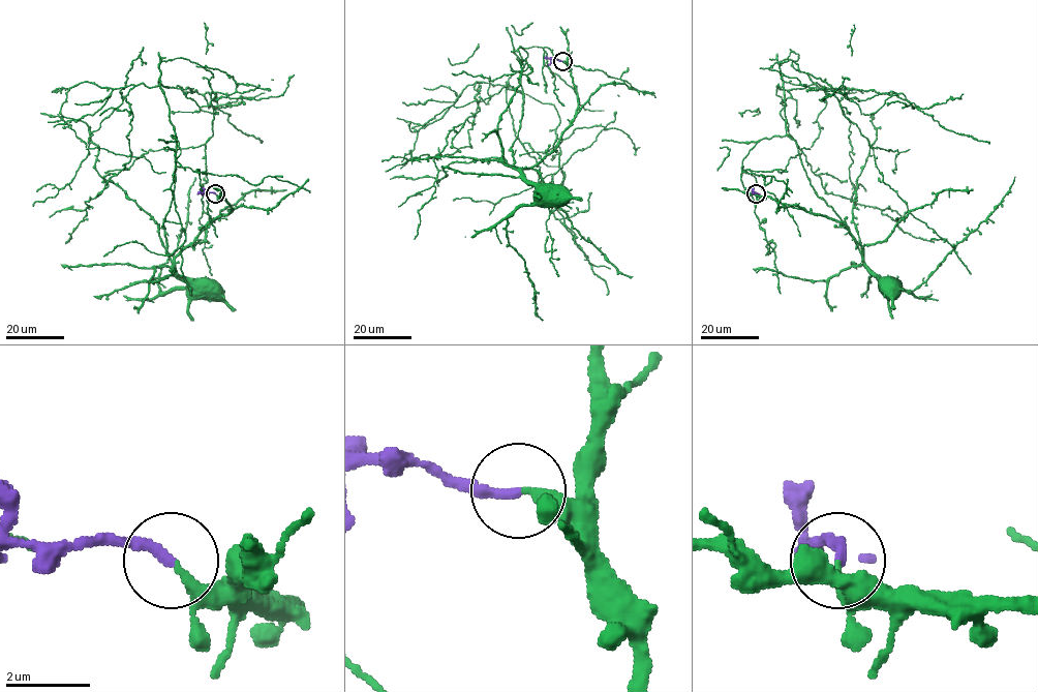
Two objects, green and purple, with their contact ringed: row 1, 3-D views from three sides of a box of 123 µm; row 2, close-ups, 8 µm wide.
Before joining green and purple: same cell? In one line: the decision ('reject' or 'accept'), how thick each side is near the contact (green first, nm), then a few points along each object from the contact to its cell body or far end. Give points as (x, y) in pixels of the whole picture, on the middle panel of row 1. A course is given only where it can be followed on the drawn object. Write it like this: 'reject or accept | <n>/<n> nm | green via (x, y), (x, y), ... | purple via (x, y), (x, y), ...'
accept | 240/260 nm | green via (562, 60), (576, 86), (578, 109), (558, 146), (533, 166), (521, 169), (526, 180), (559, 196) | purple via (562, 60), (544, 58)

